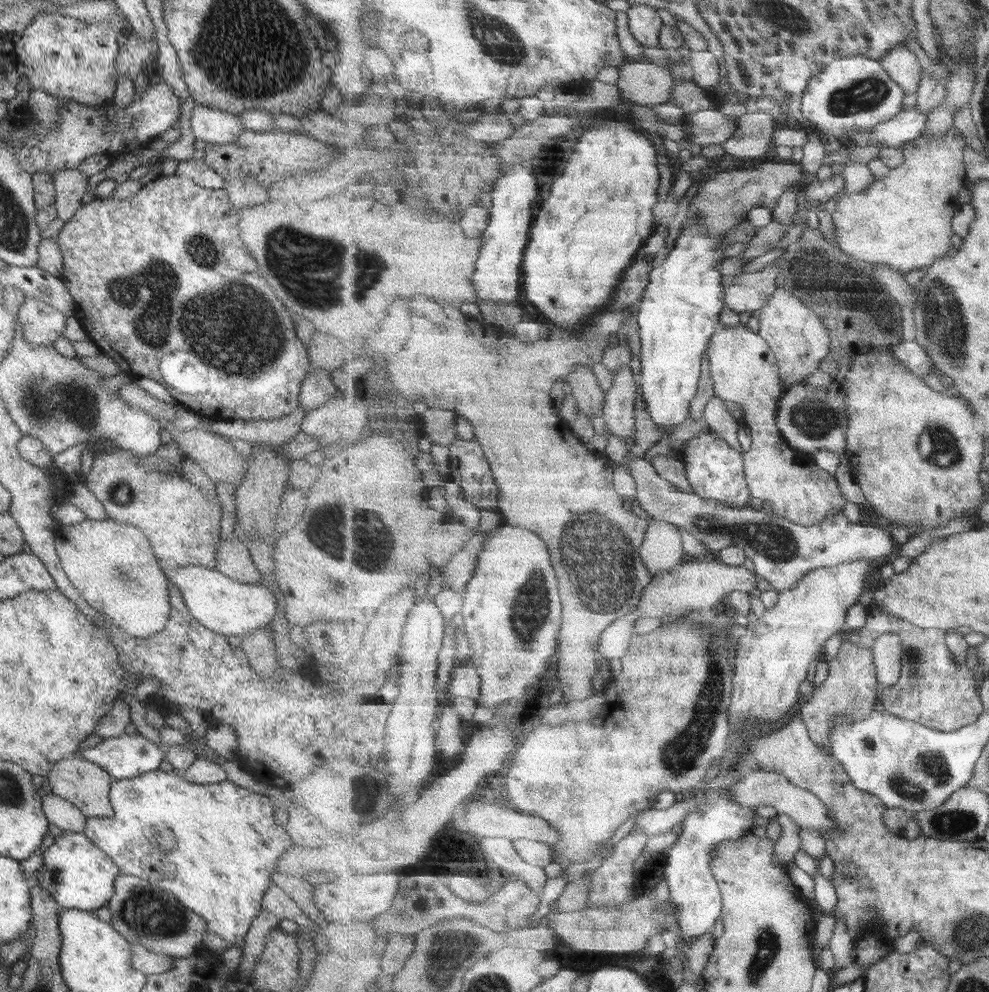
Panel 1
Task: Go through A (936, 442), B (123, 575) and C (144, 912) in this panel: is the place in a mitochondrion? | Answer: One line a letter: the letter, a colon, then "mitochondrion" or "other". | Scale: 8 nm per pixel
A: mitochondrion
B: mitochondrion
C: mitochondrion

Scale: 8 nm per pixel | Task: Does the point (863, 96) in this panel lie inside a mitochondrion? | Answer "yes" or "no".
yes

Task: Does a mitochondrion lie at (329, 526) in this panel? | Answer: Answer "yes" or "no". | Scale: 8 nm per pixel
yes

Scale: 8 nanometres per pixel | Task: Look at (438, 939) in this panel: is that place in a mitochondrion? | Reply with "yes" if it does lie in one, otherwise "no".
yes

